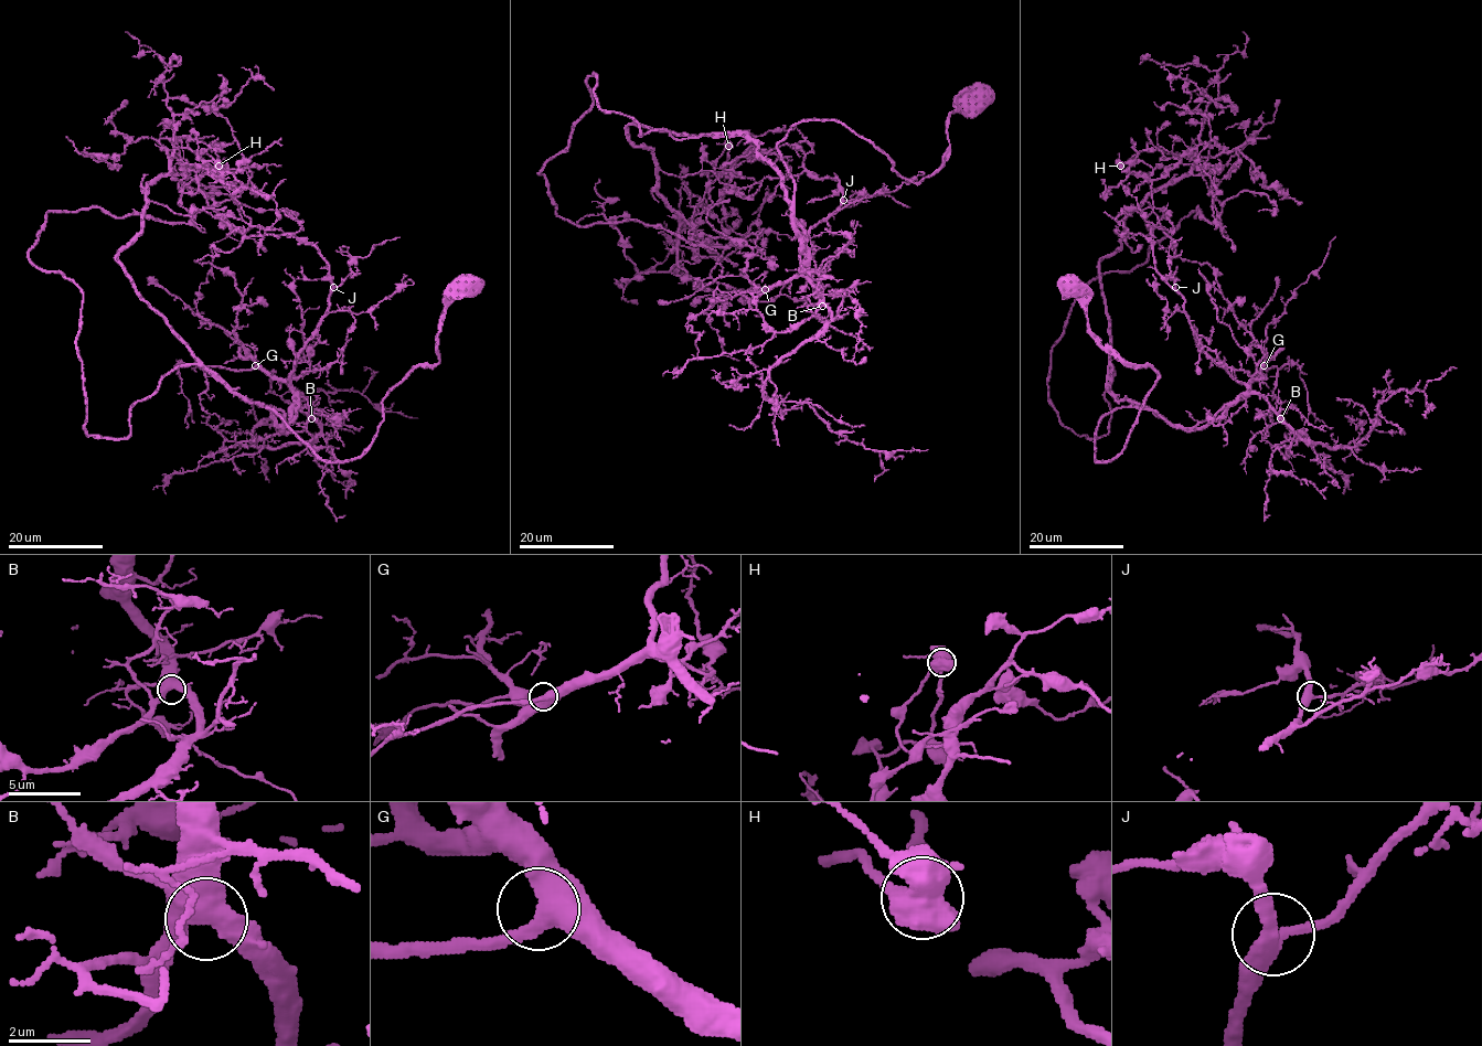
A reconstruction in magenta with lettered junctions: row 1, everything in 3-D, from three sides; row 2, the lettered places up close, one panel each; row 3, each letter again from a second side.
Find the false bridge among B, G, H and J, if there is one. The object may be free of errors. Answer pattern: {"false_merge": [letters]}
{"false_merge": ["H"]}

